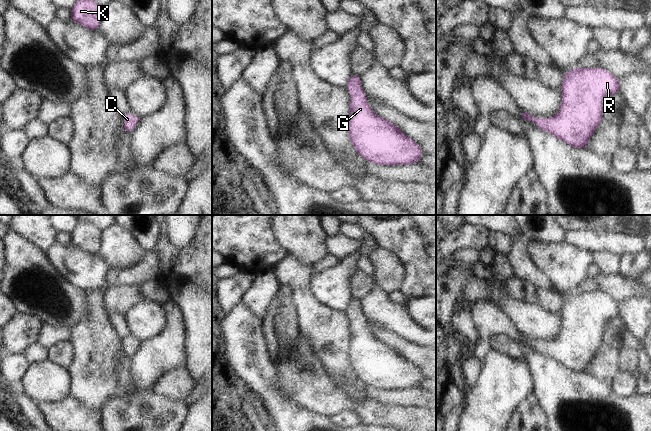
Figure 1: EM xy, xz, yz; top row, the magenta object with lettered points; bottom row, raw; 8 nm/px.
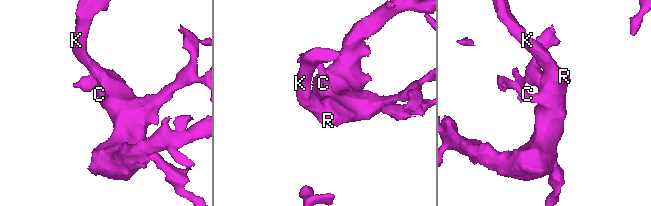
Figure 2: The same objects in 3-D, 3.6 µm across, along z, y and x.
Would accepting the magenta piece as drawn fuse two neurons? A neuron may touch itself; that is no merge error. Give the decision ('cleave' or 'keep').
keep

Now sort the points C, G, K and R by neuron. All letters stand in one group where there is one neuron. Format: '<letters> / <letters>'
C G K R

